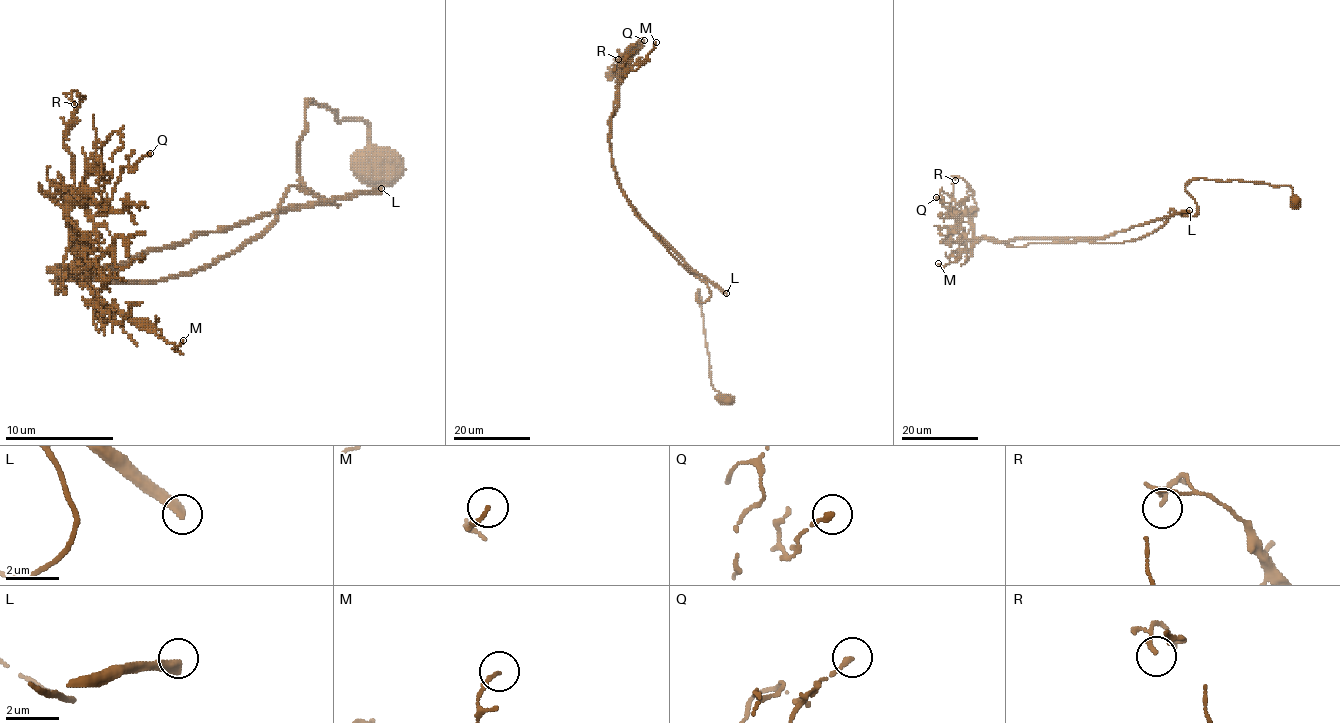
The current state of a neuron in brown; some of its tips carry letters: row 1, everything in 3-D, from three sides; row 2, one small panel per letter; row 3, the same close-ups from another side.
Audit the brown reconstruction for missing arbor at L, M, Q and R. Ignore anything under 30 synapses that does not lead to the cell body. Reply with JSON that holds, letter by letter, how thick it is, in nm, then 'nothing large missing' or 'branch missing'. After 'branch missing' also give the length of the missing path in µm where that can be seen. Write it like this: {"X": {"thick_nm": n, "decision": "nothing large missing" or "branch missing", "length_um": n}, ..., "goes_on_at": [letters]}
{"L": {"thick_nm": 340, "decision": "branch missing", "length_um": 25}, "M": {"thick_nm": 110, "decision": "nothing large missing"}, "Q": {"thick_nm": 170, "decision": "nothing large missing"}, "R": {"thick_nm": 110, "decision": "nothing large missing"}, "goes_on_at": ["L"]}

